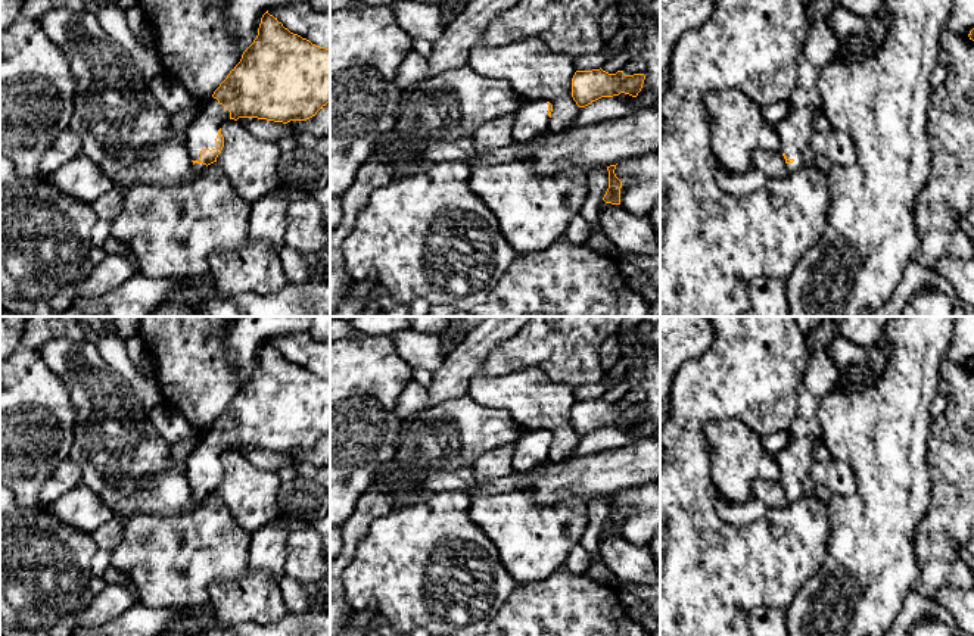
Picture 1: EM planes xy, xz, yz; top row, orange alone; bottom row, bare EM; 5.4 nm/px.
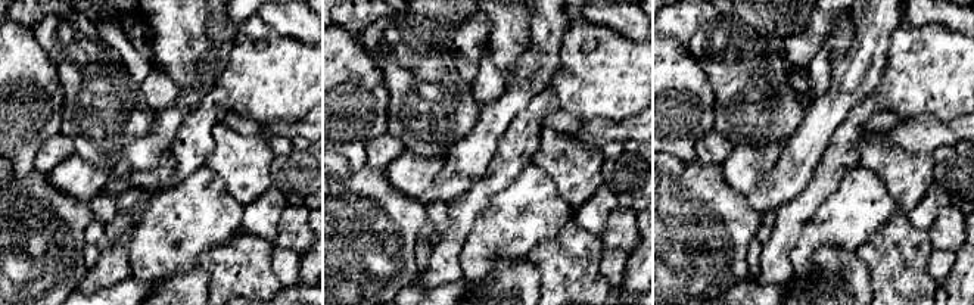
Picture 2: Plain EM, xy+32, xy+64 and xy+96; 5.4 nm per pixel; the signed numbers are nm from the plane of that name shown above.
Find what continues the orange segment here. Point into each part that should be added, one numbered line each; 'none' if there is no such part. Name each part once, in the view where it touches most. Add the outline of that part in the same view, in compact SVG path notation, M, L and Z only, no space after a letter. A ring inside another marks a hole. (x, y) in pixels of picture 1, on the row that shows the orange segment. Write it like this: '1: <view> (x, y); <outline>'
1: xy (201, 133); M211 97L184 130L184 144L192 160L200 159L202 149L215 149L220 127L230 119L230 112Z

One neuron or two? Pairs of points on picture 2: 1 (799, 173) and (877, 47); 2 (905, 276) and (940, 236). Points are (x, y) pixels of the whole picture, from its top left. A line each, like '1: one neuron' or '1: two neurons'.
1: one neuron
2: two neurons

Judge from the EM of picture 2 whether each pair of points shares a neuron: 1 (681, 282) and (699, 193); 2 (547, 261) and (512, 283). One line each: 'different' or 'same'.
1: same
2: different

